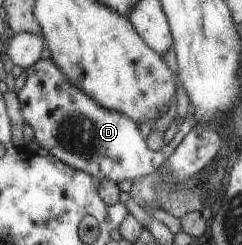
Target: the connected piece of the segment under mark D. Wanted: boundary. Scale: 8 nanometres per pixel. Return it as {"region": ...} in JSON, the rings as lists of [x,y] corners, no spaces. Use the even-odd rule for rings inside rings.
{"region":[[[40,58],[25,70],[27,79],[17,92],[17,97],[22,116],[32,126],[39,146],[64,164],[92,175],[97,182],[106,178],[119,183],[150,175],[174,152],[196,124],[194,116],[189,112],[171,131],[165,144],[159,150],[152,150],[148,148],[138,122],[126,114],[102,108],[96,100],[92,100],[92,96],[74,86],[52,58]]]}

